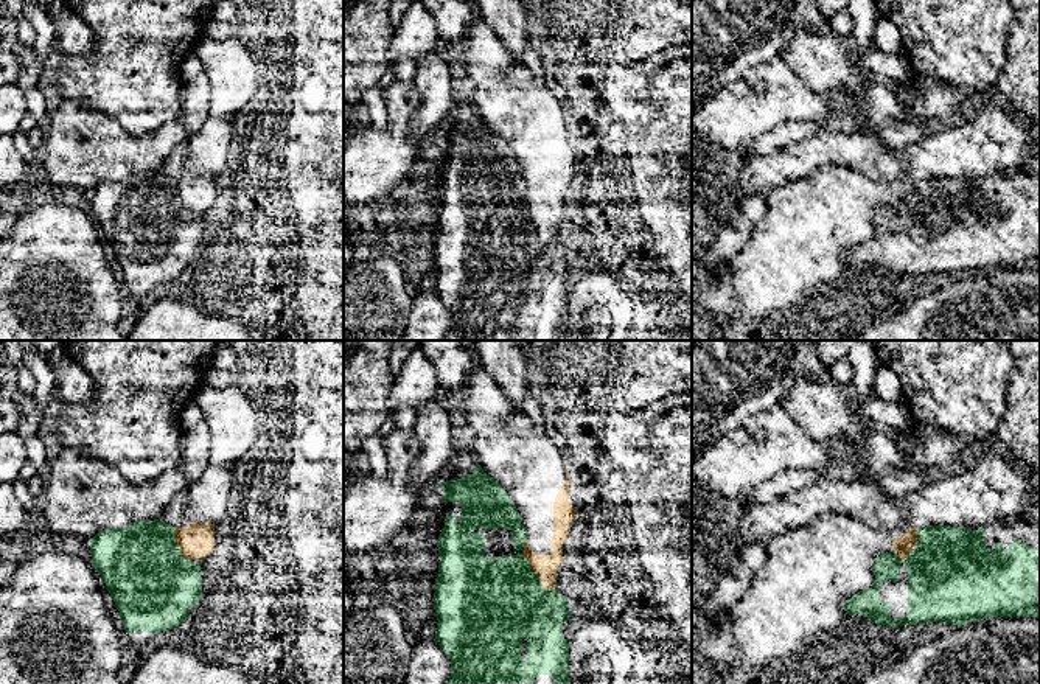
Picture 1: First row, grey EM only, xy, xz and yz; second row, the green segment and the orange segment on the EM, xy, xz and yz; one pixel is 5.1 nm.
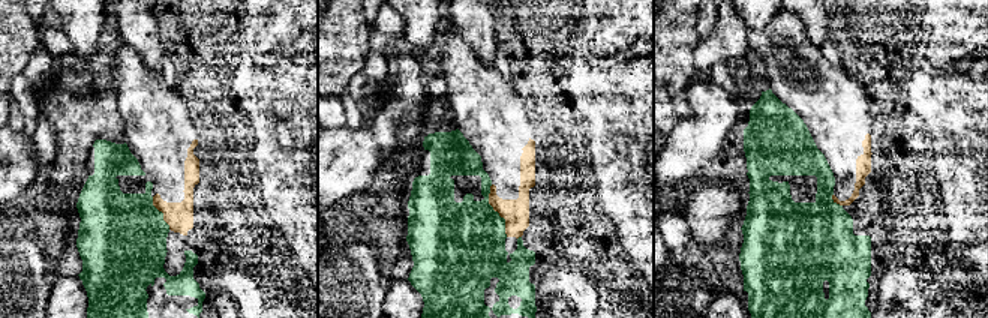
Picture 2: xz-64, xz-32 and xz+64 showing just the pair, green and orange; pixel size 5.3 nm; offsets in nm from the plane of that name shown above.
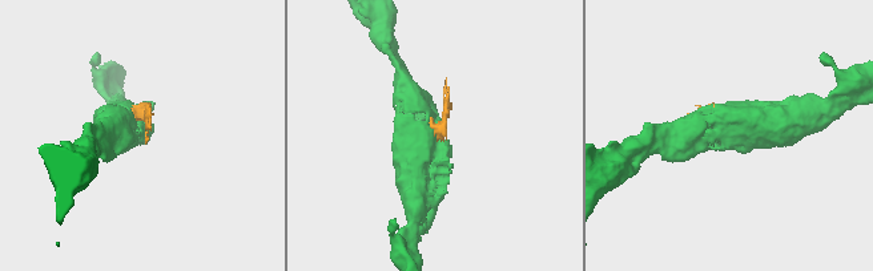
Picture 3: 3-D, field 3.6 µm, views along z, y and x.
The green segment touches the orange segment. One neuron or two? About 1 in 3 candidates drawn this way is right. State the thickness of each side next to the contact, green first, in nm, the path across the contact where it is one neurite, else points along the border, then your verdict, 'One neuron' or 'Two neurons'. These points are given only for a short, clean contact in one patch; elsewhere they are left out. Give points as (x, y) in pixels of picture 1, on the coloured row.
Thickness 460 nm (green) against 120 nm. Boundary: xz (526, 538), (524, 558), (549, 591). Two neurons

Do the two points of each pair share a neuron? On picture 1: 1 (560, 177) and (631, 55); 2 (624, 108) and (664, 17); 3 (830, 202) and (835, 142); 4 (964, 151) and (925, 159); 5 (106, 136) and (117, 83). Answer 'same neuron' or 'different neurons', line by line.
1: different neurons
2: same neuron
3: different neurons
4: same neuron
5: different neurons

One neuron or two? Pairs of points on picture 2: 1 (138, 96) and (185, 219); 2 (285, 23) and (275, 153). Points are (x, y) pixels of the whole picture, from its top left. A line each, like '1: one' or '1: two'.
1: one
2: one

